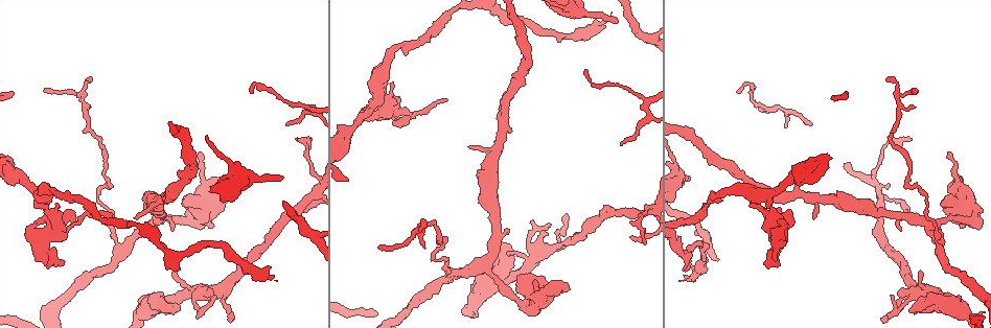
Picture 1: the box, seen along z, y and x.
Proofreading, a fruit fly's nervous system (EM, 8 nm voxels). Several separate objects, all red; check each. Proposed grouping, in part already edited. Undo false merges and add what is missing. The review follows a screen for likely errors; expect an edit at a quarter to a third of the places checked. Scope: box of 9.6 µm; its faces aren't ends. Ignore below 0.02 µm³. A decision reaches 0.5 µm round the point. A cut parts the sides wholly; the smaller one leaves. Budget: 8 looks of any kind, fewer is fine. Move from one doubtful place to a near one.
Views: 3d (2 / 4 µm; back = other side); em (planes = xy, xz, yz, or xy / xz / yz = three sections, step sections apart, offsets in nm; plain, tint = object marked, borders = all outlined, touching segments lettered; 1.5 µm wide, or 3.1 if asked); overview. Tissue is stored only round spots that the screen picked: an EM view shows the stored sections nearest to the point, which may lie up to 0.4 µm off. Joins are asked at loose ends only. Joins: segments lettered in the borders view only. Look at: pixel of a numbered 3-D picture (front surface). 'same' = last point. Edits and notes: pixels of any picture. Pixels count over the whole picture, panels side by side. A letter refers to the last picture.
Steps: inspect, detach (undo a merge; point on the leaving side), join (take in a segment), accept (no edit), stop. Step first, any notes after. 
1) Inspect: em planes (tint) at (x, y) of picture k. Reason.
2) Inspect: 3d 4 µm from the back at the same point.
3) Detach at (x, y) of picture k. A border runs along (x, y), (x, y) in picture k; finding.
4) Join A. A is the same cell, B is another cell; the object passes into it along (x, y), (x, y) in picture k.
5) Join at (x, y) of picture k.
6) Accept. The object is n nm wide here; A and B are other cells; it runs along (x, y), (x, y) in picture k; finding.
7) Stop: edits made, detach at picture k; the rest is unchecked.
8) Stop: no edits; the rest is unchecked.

Inspect: em xz step 8 (borders) at (271, 275) of picture 1. Branch stops here.

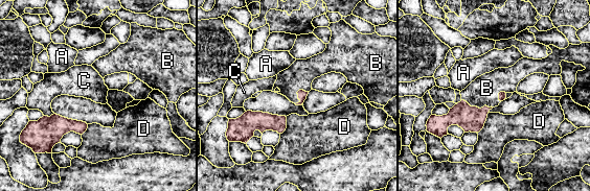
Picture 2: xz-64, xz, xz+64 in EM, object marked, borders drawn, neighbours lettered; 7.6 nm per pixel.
Inspect: em planes (borders) at the same point.

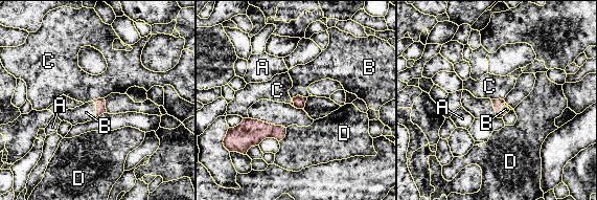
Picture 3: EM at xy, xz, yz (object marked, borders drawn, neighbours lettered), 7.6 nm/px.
Join B. B is the same cell, A, C and D are other cells; the object passes into it along (299, 102), (297, 95), (302, 75) in picture 3; the neuron continues.

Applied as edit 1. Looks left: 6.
Inspect: em xz step 4 (tint) at (282, 176) of picture 1. Tapers out.

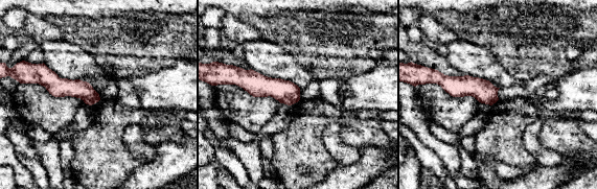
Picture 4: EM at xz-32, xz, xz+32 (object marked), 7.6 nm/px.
Inspect: em planes (borders) at the same point.

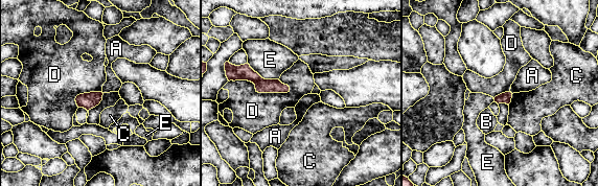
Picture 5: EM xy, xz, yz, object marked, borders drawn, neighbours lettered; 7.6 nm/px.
Accept. A, B, C, D and E are other cells; a border runs along (229, 80), (290, 91) in picture 5; none of them fits.

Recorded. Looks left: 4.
Inspect: 3d 2 µm from the back at (912, 89) of picture 1. Thin end.

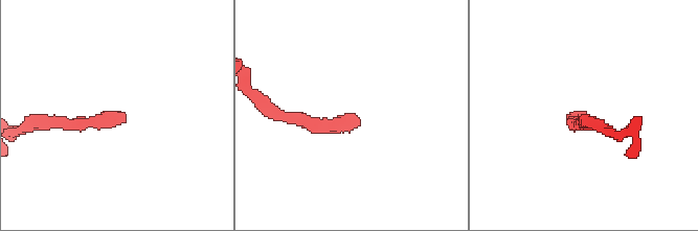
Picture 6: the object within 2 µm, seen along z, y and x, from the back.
Inspect: em yz step 4 (tint) at (126, 114) of picture 6.

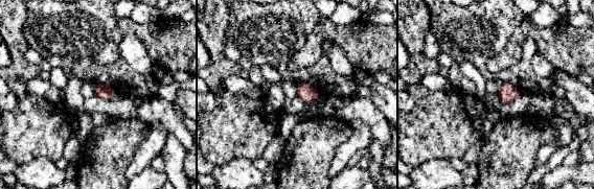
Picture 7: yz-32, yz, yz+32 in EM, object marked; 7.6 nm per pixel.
Inspect: em planes (borders) at the same point. Cut it another way.

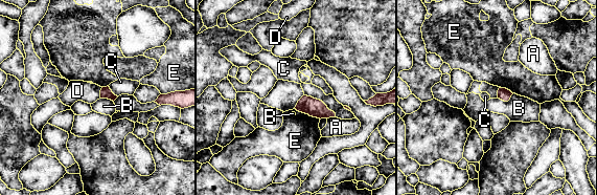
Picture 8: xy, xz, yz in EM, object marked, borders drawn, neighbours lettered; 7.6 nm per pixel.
Accept. A, B, C, D and E are other cells; a border runs along (295, 108), (320, 118) in picture 8; none of them fits.

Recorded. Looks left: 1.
Stop: edits made, join at picture 3; the rest is unchecked.

